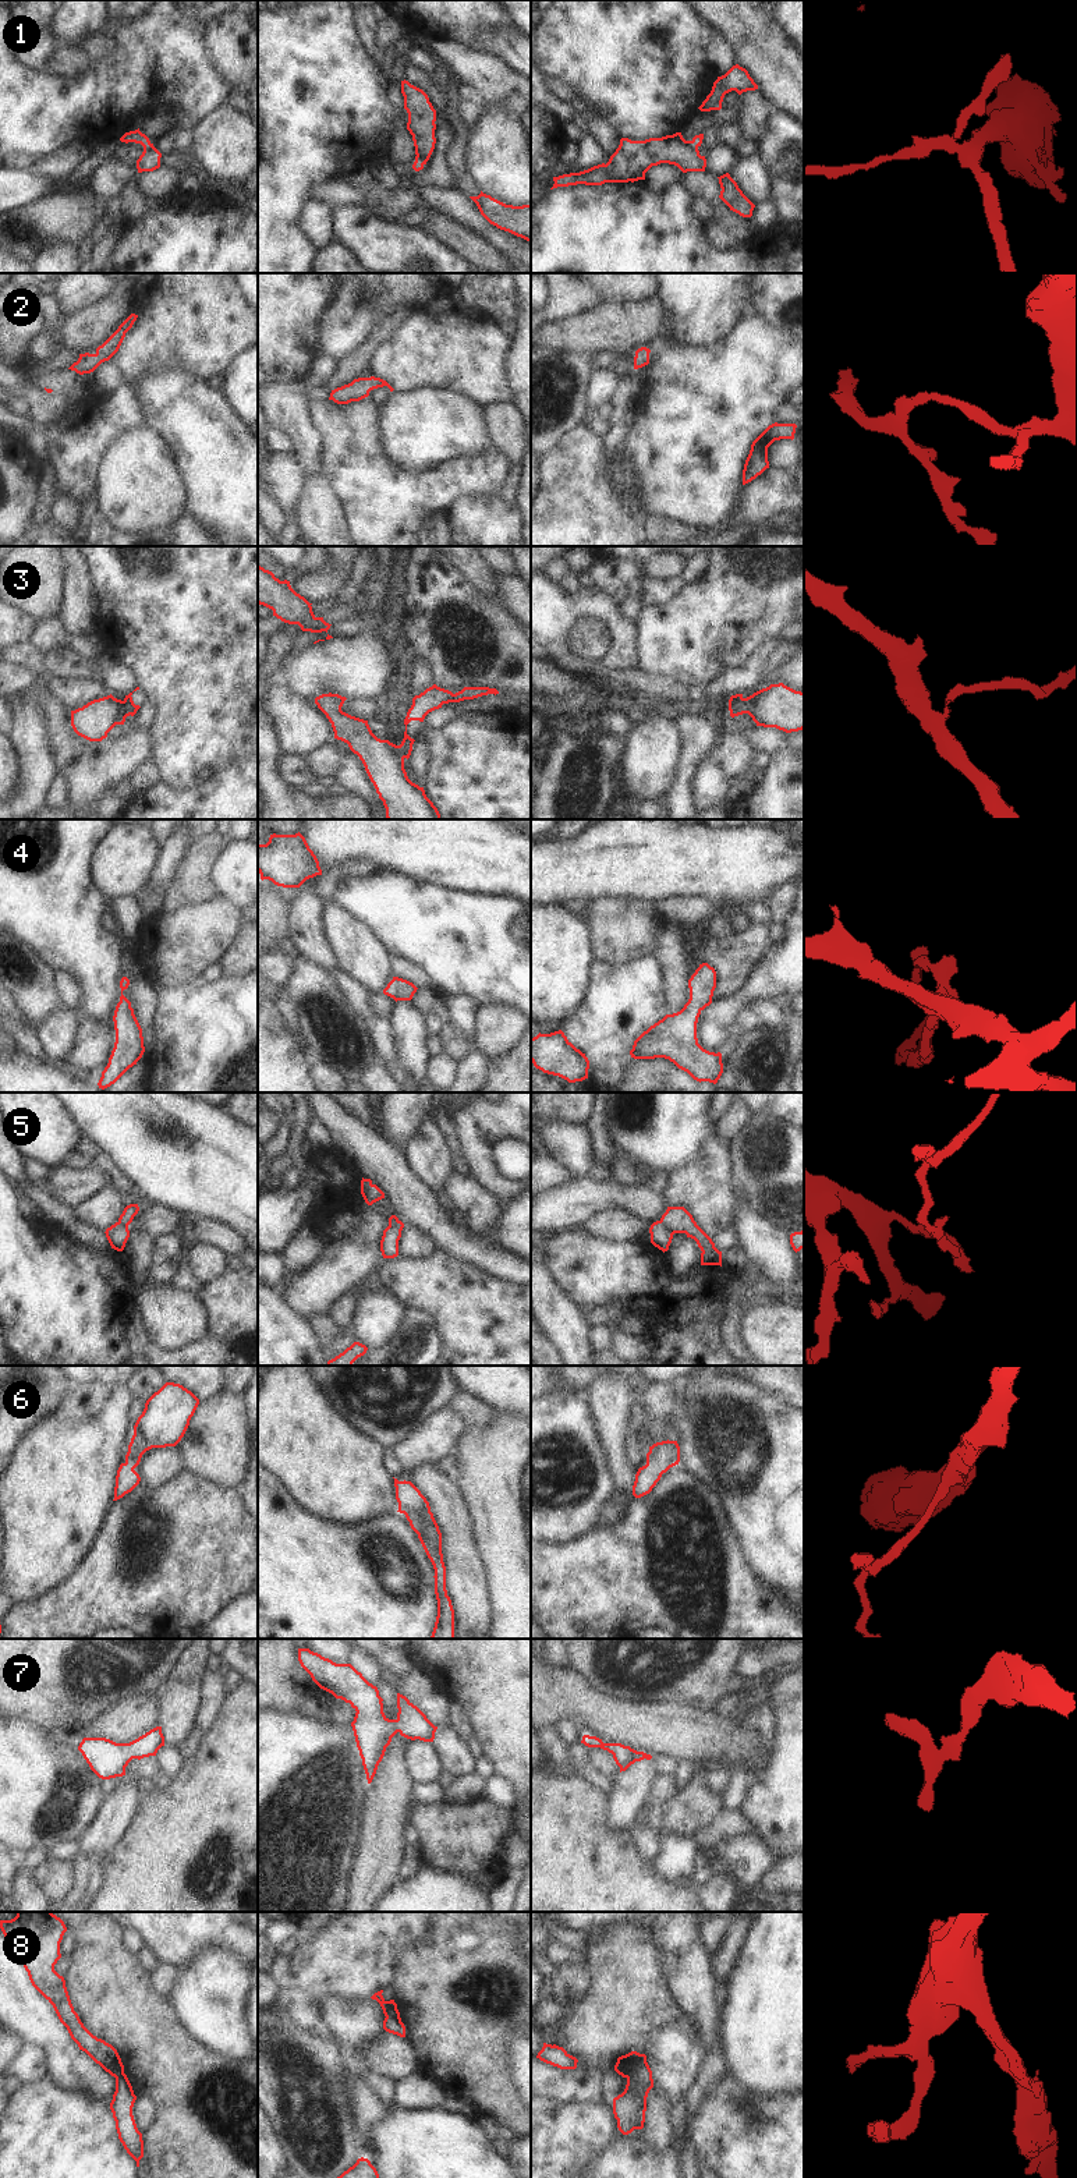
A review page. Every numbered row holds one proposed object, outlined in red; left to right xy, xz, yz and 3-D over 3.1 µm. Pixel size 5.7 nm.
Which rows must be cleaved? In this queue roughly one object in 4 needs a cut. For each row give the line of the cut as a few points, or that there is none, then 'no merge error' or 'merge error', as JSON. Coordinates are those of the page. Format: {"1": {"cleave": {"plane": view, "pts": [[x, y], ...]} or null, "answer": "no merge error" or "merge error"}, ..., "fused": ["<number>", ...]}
{"1": {"cleave": {"plane": "xy", "pts": [[149, 142], [144, 147]]}, "answer": "merge error"}, "2": {"cleave": null, "answer": "no merge error"}, "3": {"cleave": {"plane": "yz", "pts": [[743, 698], [730, 712]]}, "answer": "merge error"}, "4": {"cleave": null, "answer": "no merge error"}, "5": {"cleave": {"plane": "yz", "pts": [[659, 1221], [675, 1232]]}, "answer": "merge error"}, "6": {"cleave": null, "answer": "no merge error"}, "7": {"cleave": null, "answer": "no merge error"}, "8": {"cleave": {"plane": "yz", "pts": [[645, 2060], [627, 2078]]}, "answer": "merge error"}, "fused": ["1", "3", "5", "8"]}

